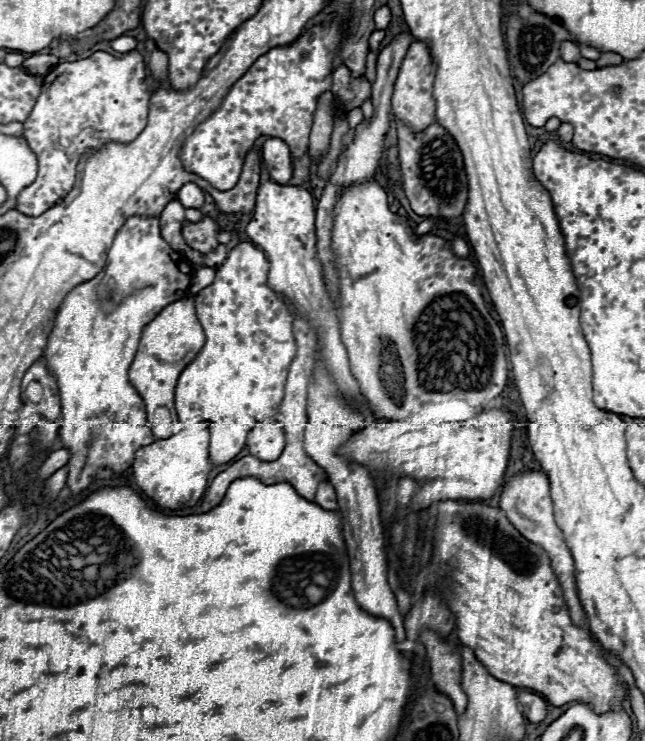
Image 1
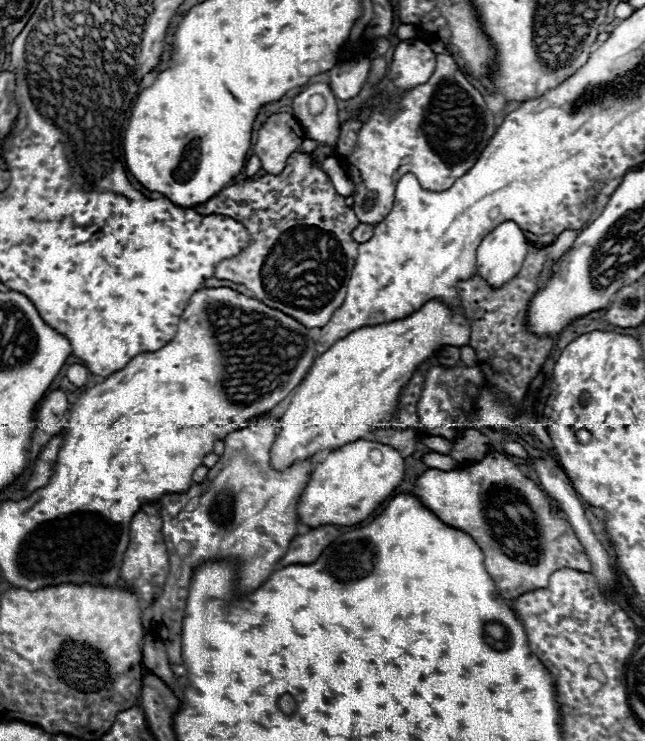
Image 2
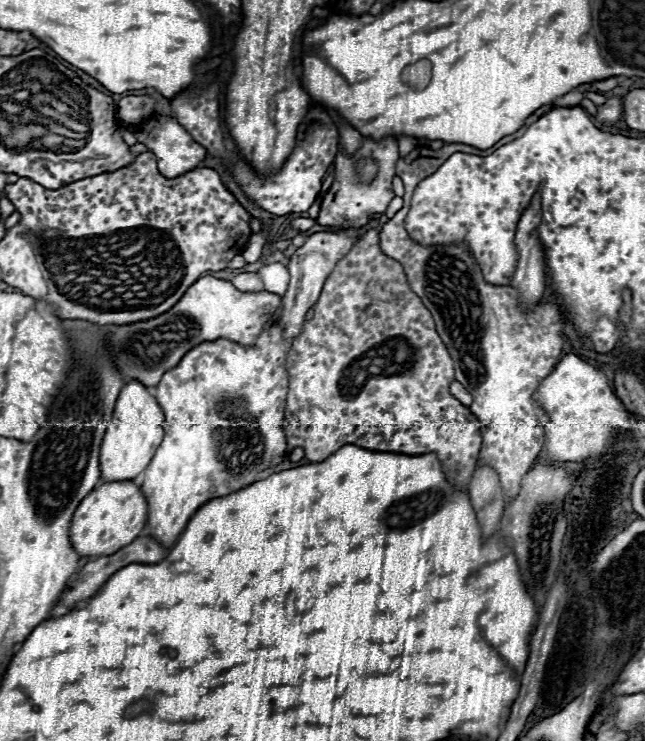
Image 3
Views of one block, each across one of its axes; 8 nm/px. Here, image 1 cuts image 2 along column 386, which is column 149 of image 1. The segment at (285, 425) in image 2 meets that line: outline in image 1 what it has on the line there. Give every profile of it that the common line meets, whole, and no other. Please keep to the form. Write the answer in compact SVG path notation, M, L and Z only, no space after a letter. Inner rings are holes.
M192 296L168 304L150 324L144 326L140 346L128 376L146 404L148 424L156 438L174 436L174 432L182 430L174 410L174 384L178 382L178 372L182 372L182 368L186 368L186 364L194 360L198 348L202 348L204 342L206 338L202 326L198 324Z

